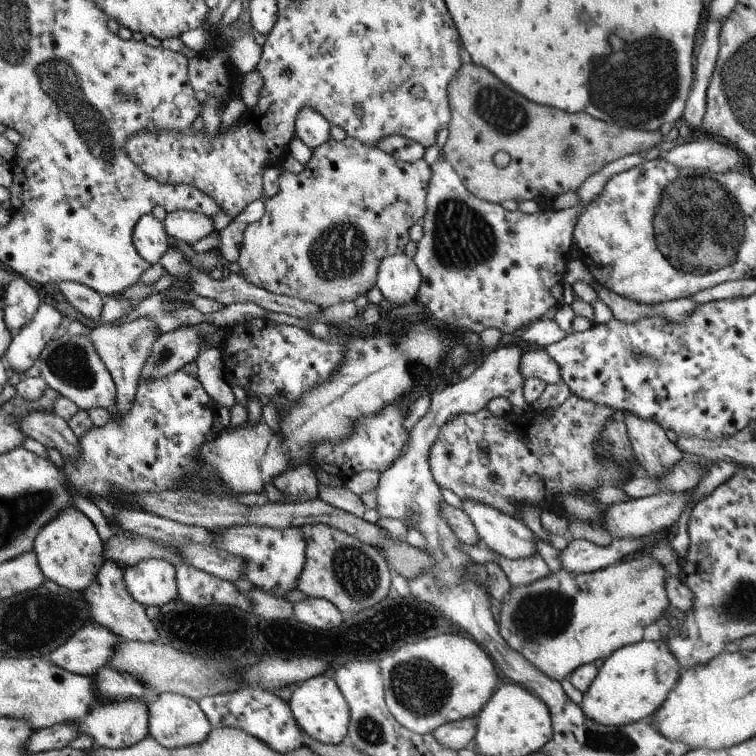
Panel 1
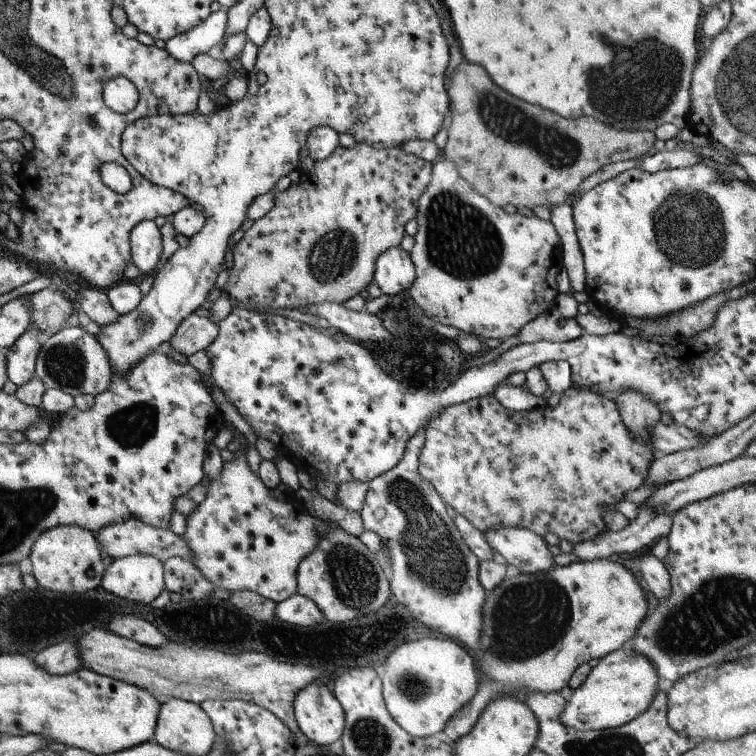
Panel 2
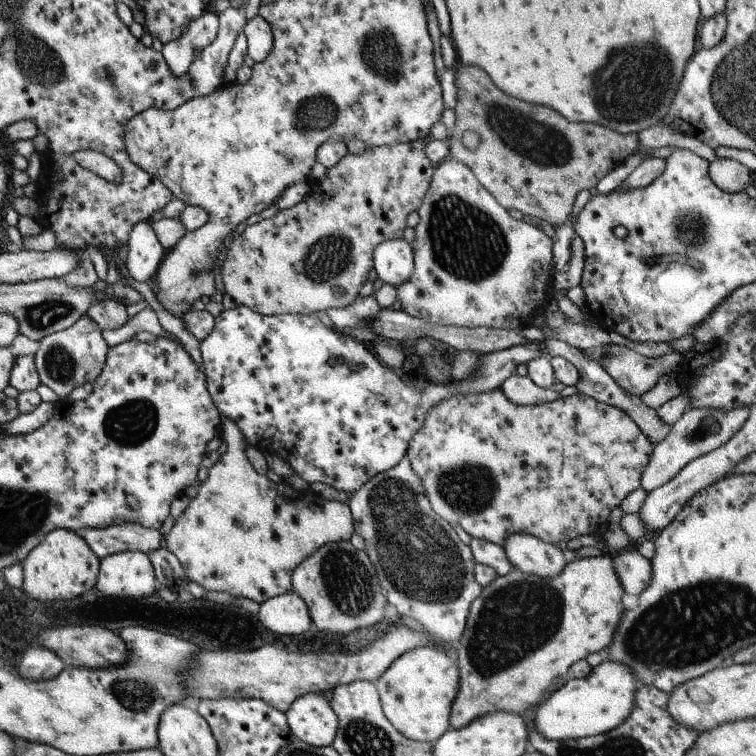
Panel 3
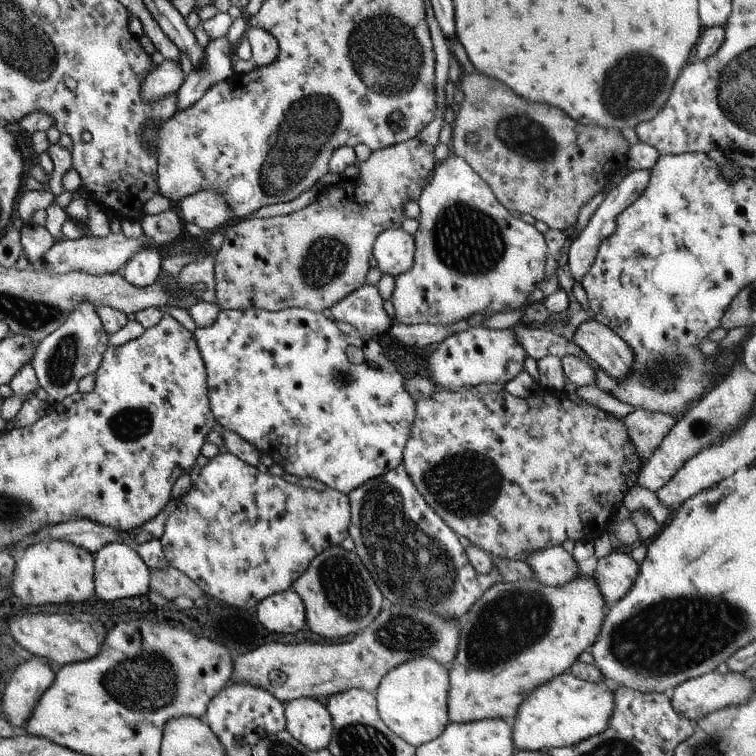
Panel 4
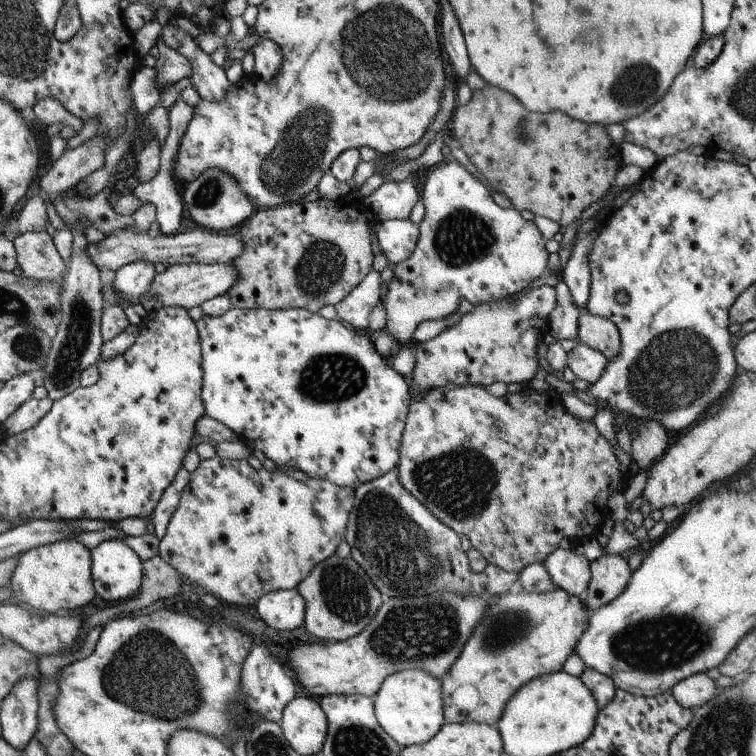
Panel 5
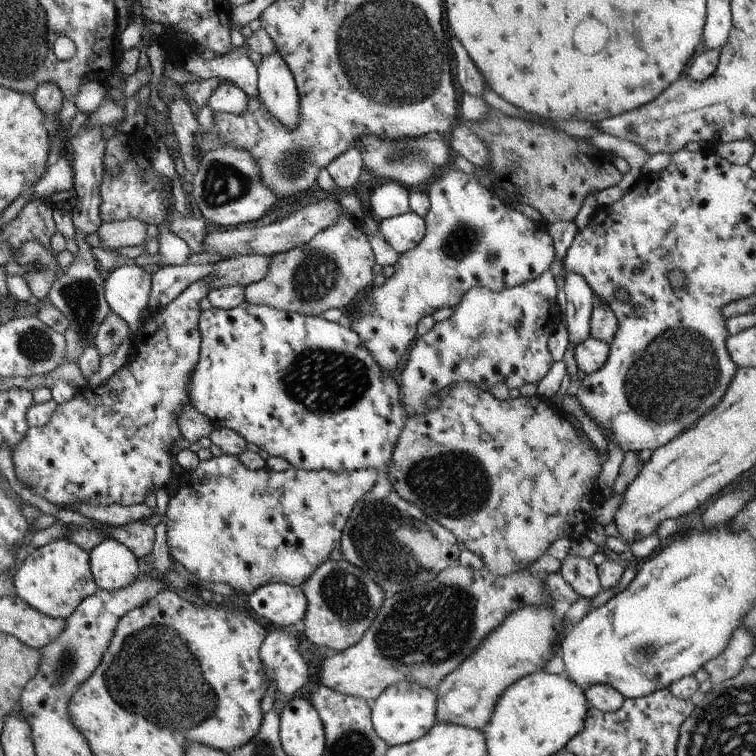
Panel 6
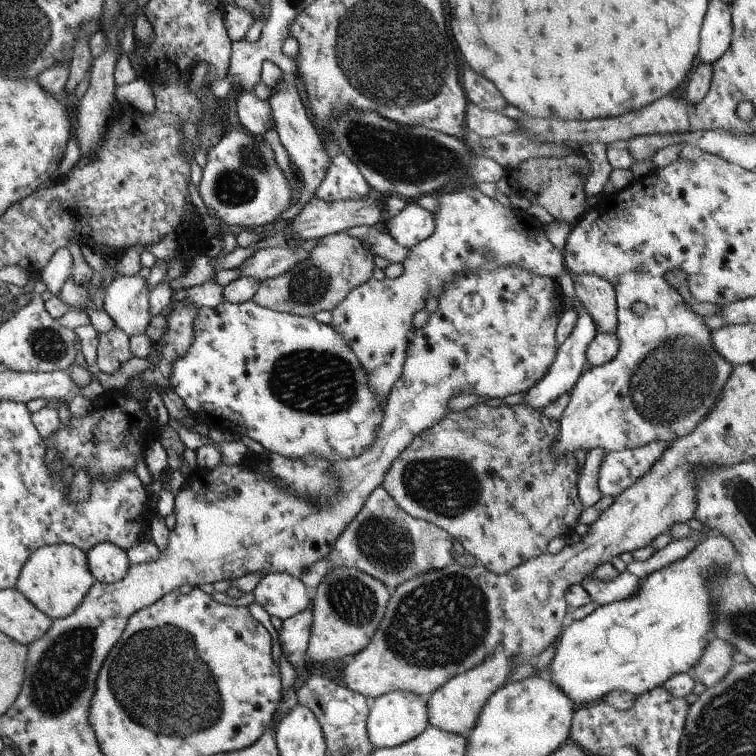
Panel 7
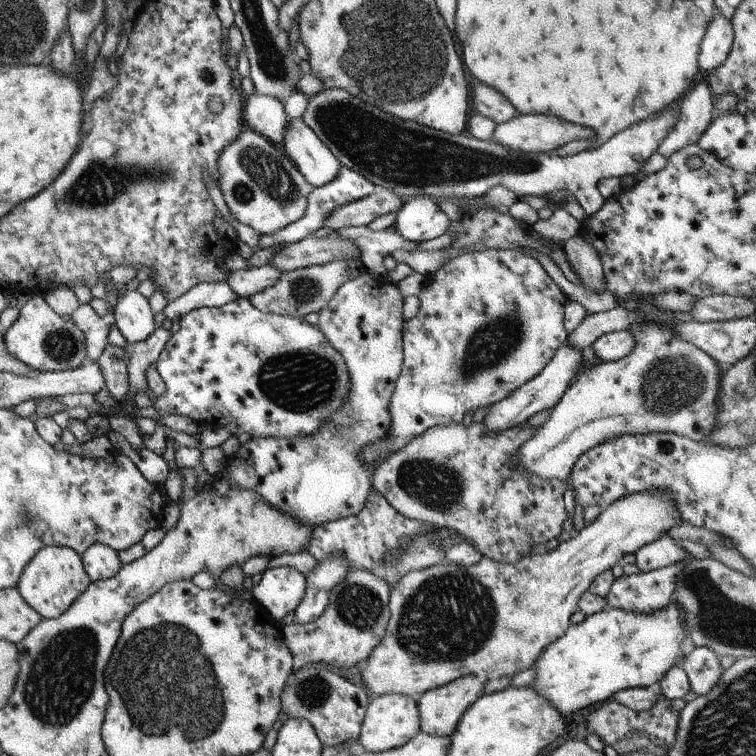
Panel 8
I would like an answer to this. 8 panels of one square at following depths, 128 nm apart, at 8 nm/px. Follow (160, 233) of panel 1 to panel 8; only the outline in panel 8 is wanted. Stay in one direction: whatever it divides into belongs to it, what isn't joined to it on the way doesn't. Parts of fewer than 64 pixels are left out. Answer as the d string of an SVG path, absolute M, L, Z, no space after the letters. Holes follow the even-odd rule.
M115 290L109 305L114 324L128 344L145 340L156 329L147 299L137 290Z

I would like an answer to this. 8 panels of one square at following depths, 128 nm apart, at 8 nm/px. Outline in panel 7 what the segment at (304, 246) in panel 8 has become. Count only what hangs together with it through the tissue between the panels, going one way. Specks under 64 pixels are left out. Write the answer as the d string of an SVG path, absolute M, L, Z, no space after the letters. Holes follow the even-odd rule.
M291 246L257 249L249 259L237 266L238 274L263 281L284 274L296 263L308 260L309 256L310 252Z

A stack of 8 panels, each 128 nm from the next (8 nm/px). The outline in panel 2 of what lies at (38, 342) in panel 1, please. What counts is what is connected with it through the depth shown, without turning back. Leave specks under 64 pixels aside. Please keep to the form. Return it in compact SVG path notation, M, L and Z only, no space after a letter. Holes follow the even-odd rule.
M33 324L6 348L6 377L16 387L26 384L34 376L34 362L41 345L37 343L37 331Z

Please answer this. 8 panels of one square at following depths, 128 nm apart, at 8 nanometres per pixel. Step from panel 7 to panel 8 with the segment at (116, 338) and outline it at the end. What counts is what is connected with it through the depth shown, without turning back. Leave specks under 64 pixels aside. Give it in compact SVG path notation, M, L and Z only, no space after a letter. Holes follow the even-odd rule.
M105 344L105 348L101 350L99 358L95 361L97 366L101 368L104 386L107 388L109 398L113 398L119 403L123 401L127 390L129 390L126 371L129 357L130 354L125 352L121 346Z

